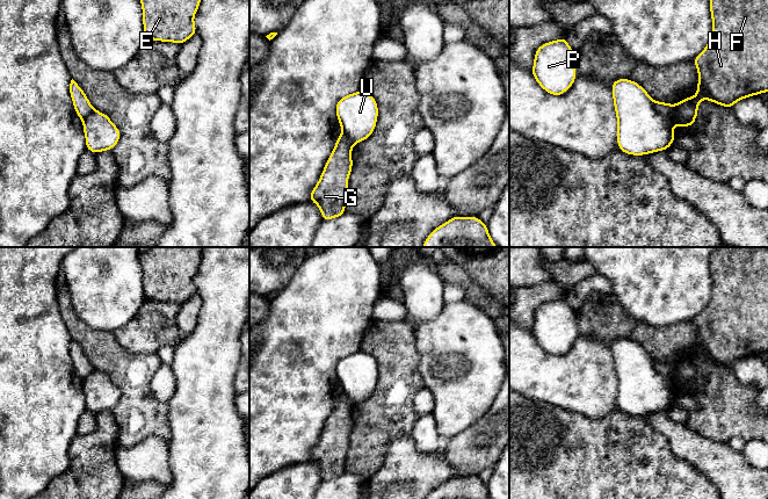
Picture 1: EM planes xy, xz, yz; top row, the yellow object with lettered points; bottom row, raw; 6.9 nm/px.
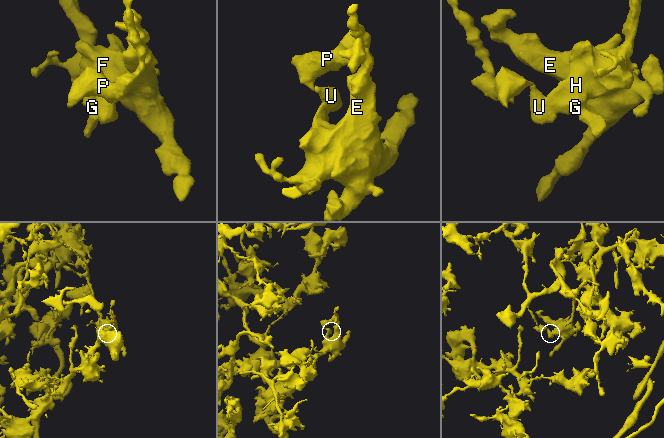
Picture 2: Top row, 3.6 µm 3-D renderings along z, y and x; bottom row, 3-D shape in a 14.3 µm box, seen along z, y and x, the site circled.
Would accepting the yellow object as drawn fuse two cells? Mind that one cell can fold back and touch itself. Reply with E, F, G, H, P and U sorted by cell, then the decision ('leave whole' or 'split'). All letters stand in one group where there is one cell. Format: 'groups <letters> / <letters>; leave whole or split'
groups E F G H / P U; split

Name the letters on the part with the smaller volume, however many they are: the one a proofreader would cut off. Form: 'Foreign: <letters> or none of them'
Foreign: P, U

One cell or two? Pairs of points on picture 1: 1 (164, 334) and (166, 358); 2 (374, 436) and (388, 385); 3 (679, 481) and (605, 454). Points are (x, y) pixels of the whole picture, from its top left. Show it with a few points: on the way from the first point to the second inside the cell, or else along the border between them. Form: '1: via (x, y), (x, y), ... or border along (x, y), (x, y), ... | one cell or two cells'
1: border along (173, 345), (162, 345), (156, 352) | two cells
2: via (375, 424), (388, 411), (388, 398) | one cell
3: via (660, 481), (632, 481), (623, 471) | one cell

